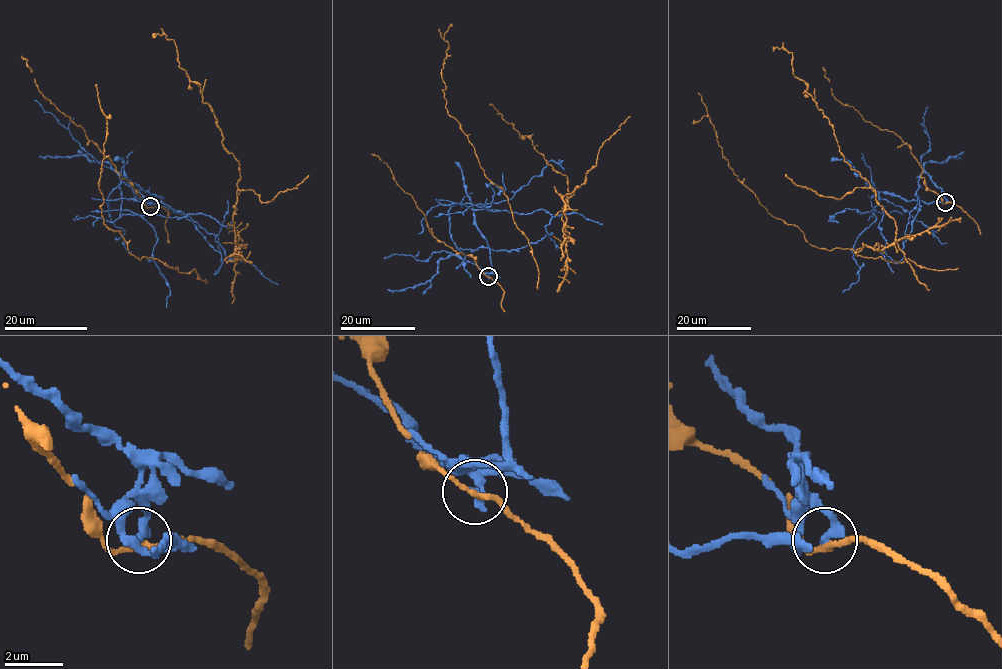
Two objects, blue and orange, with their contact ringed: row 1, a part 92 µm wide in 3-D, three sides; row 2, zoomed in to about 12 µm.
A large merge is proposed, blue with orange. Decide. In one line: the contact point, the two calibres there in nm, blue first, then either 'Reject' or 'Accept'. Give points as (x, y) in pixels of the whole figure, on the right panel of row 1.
Place: (945, 202). Thickness 320 nm (blue) against 180 nm. Reject

